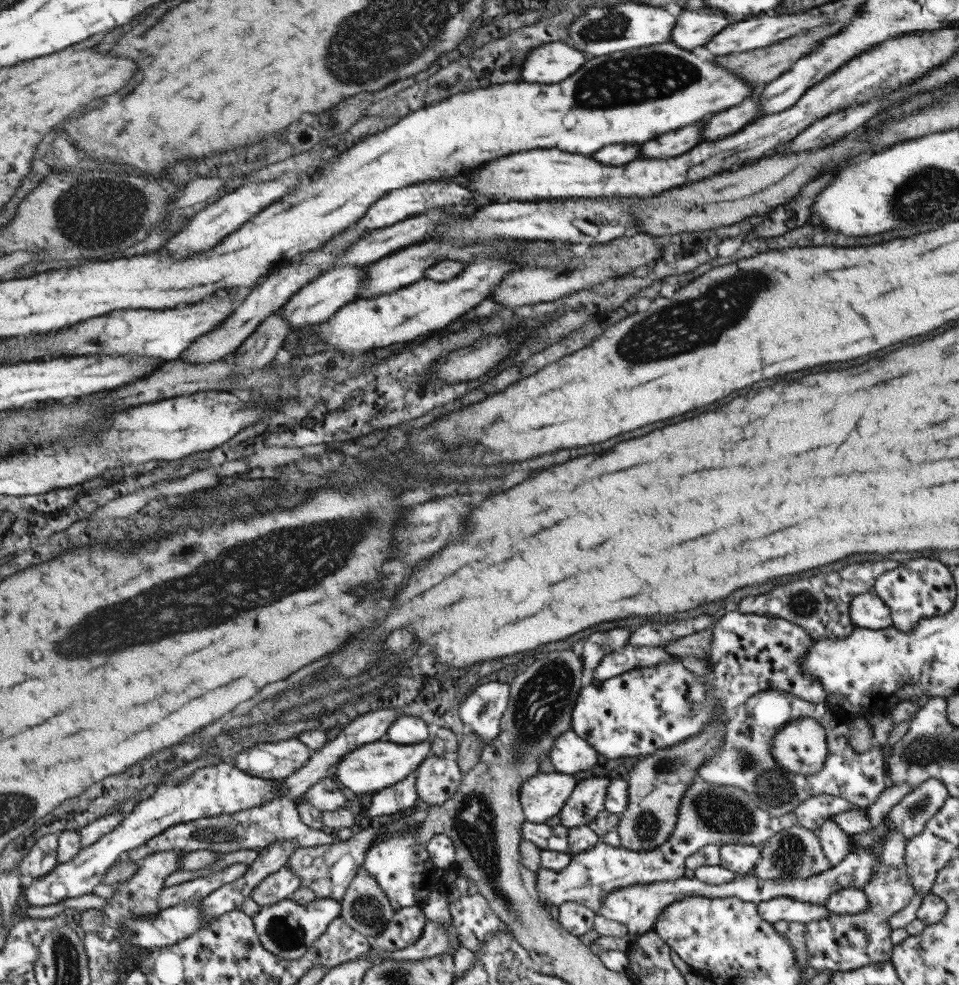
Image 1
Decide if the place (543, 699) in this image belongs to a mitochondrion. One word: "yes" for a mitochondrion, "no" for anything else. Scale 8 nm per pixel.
yes

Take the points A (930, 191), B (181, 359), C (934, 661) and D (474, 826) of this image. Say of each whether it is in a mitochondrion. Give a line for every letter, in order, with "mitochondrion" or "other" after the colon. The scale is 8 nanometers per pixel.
A: mitochondrion
B: other
C: other
D: mitochondrion

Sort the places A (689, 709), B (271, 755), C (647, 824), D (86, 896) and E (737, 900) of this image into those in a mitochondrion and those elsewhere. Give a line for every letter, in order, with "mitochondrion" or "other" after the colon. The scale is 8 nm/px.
A: mitochondrion
B: other
C: mitochondrion
D: other
E: other

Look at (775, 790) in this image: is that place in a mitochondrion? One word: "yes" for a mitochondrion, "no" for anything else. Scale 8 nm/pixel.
yes

